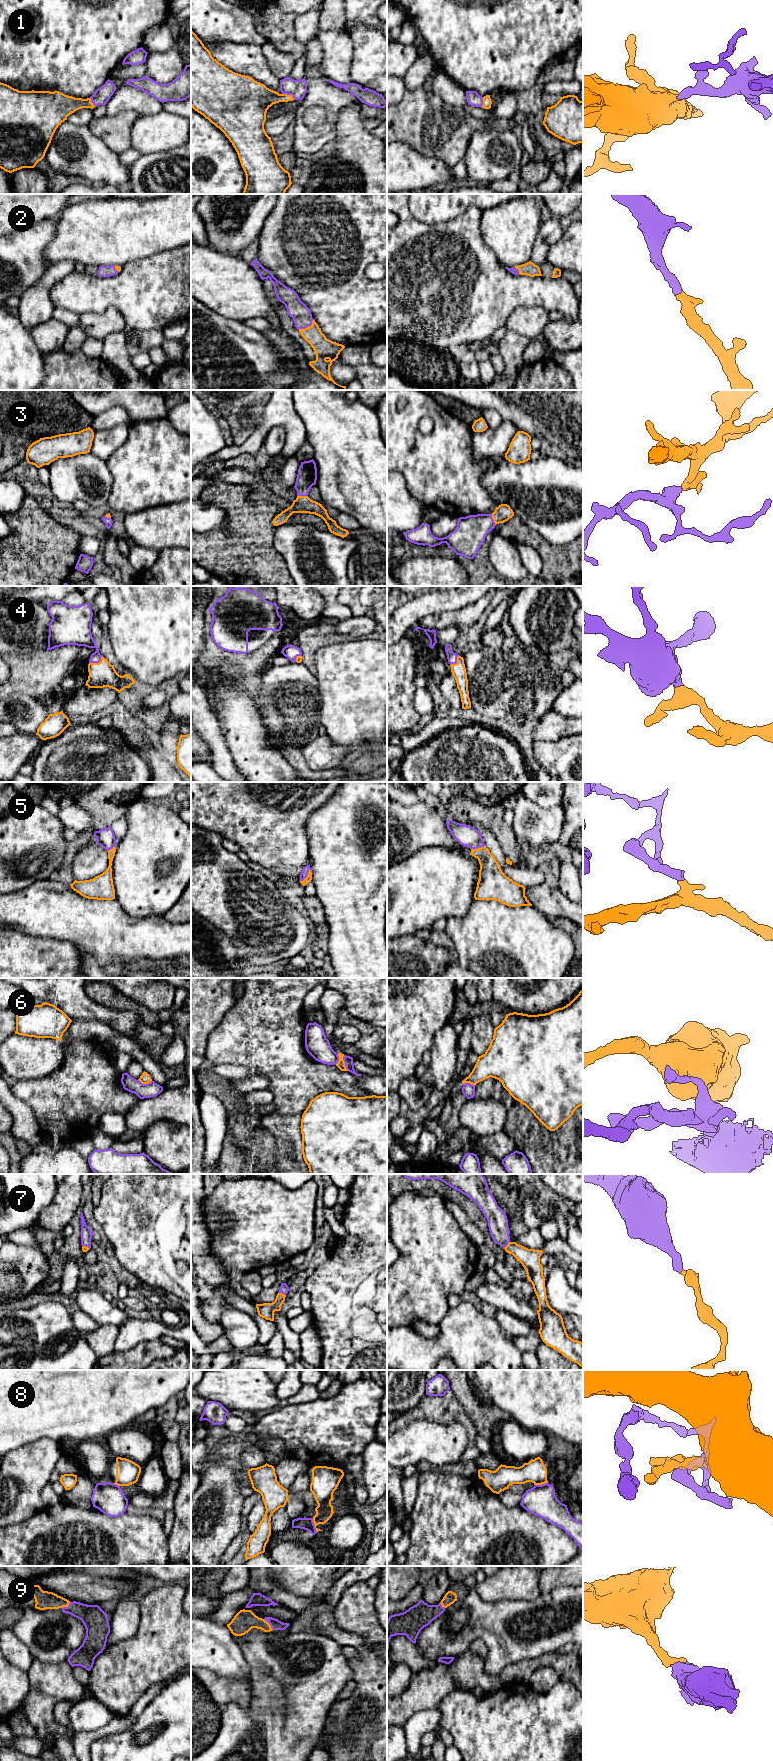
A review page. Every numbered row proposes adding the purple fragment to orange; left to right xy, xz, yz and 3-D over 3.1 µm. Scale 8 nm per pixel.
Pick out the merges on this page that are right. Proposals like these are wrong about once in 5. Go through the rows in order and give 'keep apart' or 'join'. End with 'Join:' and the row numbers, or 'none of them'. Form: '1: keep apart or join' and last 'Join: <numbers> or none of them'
1: join
2: join
3: join
4: join
5: join
6: keep apart
7: join
8: keep apart
9: join
Join: 1, 2, 3, 4, 5, 7, 9

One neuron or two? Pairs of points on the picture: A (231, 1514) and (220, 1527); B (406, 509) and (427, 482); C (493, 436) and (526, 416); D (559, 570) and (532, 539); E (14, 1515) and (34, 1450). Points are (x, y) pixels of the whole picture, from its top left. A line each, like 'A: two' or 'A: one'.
A: one
B: two
C: two
D: one
E: one

